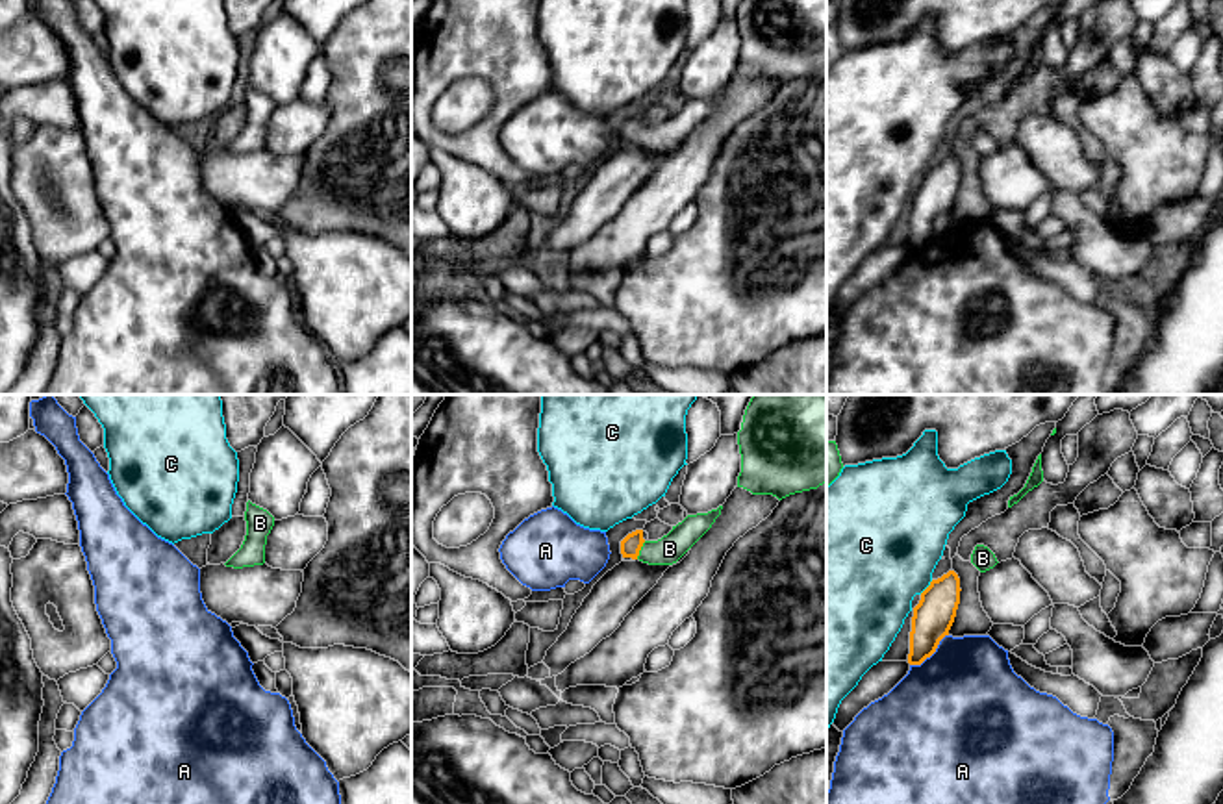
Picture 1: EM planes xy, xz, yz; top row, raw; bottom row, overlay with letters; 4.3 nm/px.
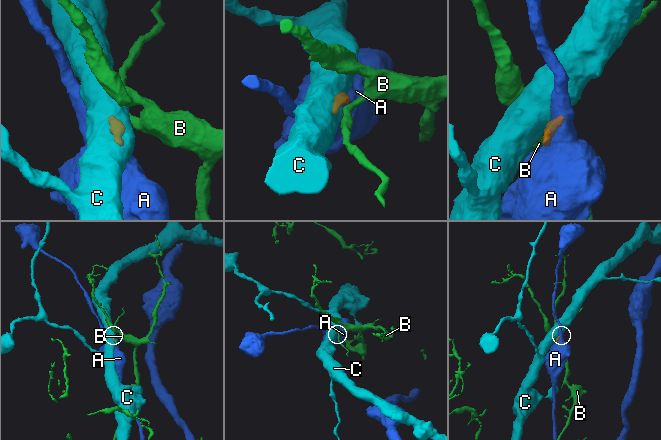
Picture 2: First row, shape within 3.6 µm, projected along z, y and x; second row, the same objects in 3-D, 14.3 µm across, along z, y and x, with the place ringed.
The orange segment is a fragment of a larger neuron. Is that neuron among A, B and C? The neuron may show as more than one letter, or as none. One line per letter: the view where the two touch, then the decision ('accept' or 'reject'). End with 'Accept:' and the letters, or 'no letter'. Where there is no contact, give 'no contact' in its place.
A: yz | reject
B: xz | accept
C: yz | reject
Accept: B

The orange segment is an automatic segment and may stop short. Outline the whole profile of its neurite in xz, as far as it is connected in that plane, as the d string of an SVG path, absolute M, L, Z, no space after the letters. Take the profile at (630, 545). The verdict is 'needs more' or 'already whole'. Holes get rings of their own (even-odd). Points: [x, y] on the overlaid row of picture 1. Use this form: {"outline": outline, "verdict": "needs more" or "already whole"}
{"outline": "M723 506L708 513L687 515L658 541L645 541L643 530L636 530L621 541L621 554L649 565L673 565L712 528L721 509Z", "verdict": "needs more"}

